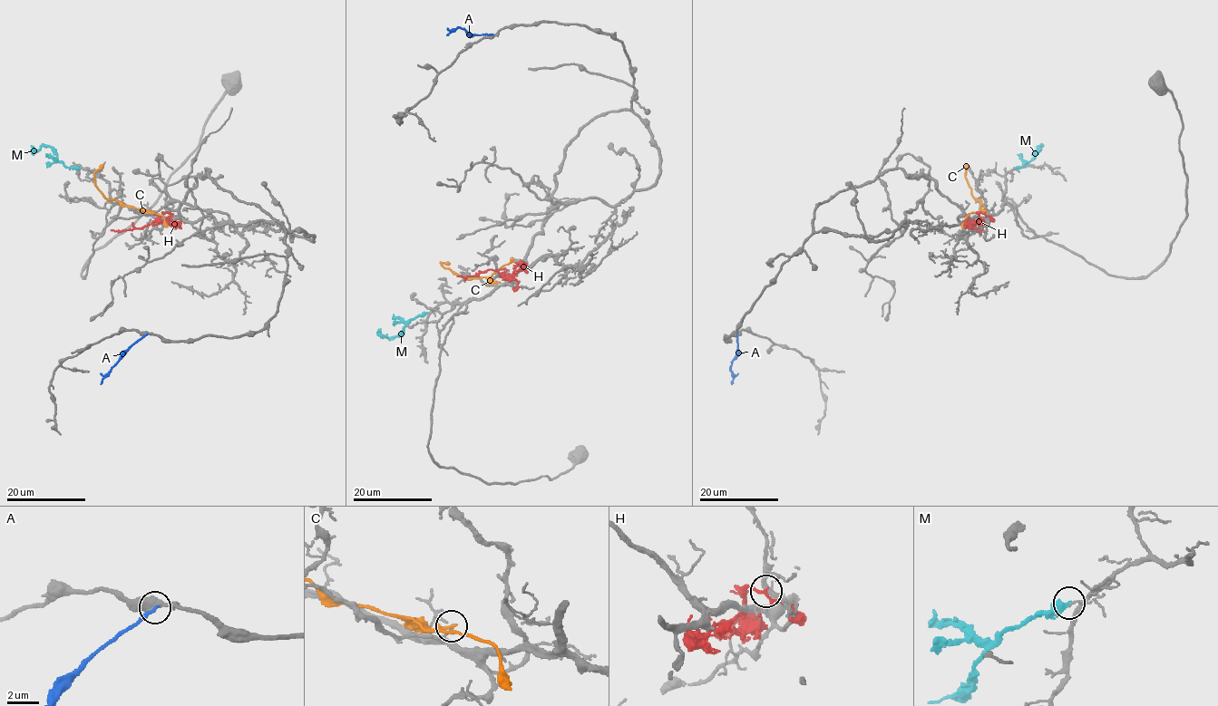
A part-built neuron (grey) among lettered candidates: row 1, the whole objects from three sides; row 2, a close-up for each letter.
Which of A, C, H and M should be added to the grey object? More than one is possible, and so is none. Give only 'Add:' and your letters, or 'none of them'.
Add: none of them

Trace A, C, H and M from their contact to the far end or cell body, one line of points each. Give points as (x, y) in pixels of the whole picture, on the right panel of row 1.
A: (736, 334), (737, 352), (730, 368), (731, 384)
C: (986, 211), (980, 208), (979, 199), (971, 195), (966, 175), (967, 165)
H: (984, 213), (979, 213), (972, 227), (979, 230)
M: (1016, 169), (1031, 159), (1040, 146), (1031, 154)

